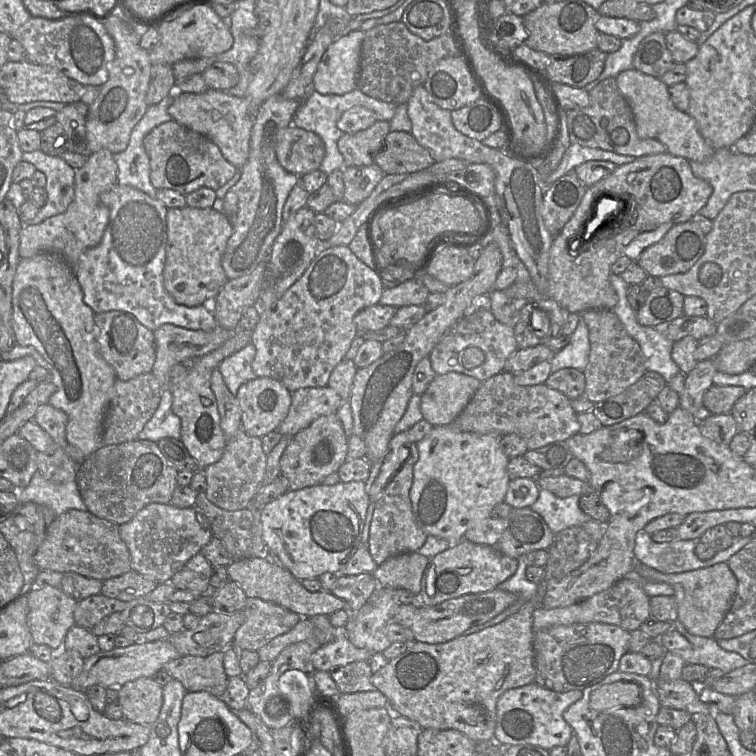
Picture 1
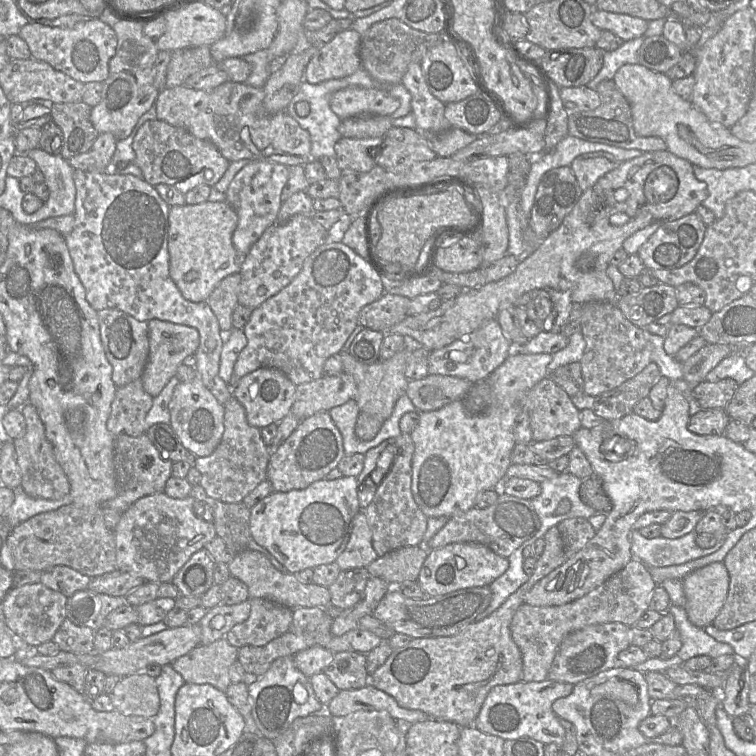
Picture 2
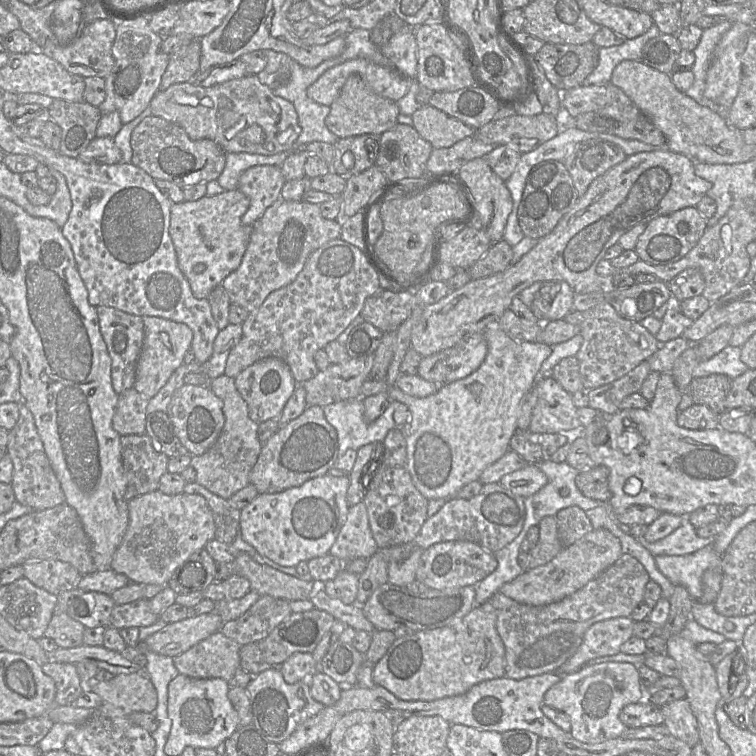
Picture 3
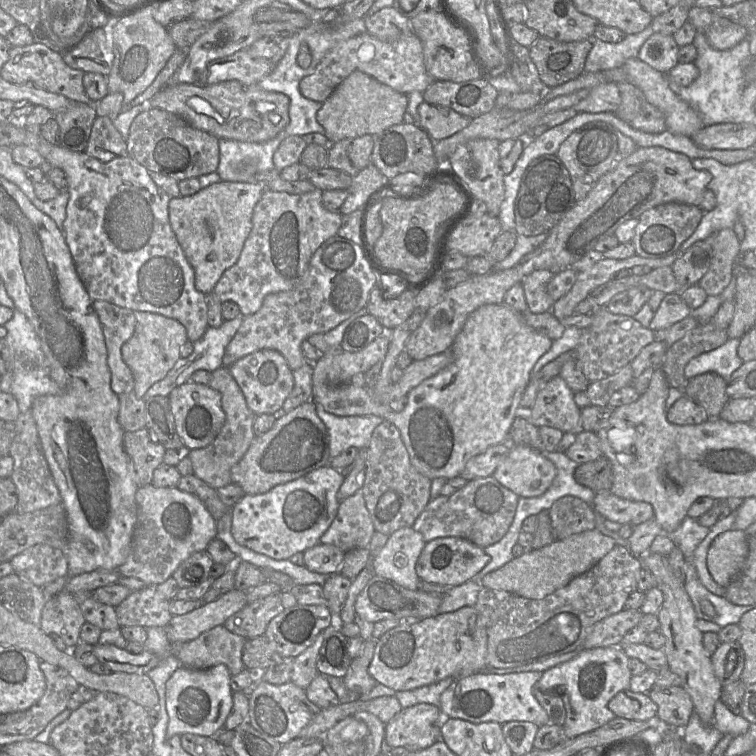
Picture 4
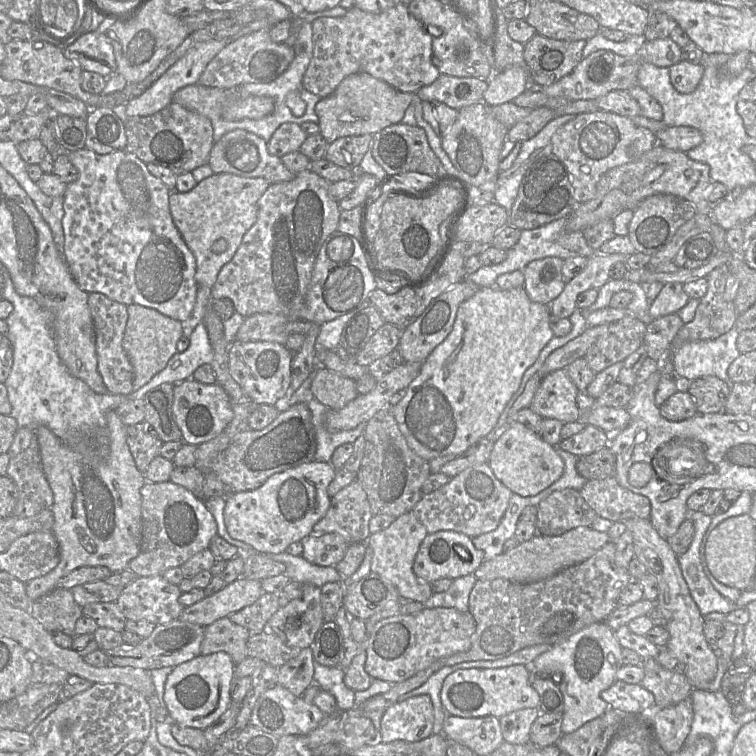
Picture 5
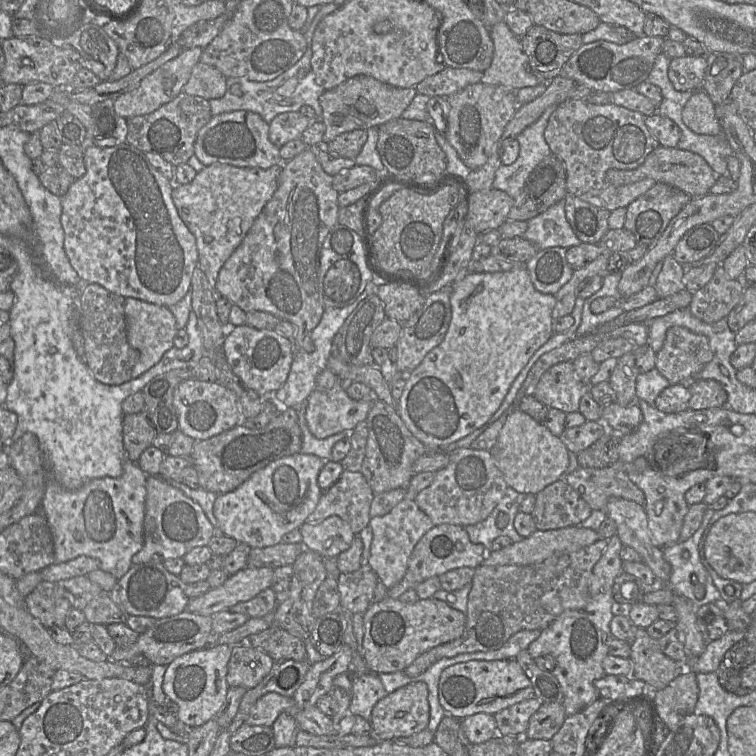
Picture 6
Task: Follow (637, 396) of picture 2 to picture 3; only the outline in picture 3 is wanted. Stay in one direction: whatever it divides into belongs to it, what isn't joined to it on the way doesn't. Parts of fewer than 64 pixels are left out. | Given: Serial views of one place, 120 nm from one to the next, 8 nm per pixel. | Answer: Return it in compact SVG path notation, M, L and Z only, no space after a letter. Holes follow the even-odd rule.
M647 360L623 377L588 391L589 406L602 414L612 415L619 411L619 404L627 396L640 391L646 377L651 372Z

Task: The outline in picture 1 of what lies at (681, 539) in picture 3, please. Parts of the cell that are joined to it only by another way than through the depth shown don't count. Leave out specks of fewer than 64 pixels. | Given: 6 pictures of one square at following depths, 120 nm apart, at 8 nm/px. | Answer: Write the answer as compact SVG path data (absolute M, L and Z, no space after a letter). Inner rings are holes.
M644 530L636 534L634 555L638 564L654 568L662 573L680 573L710 567L717 563L728 562L729 558L740 551L752 539L752 536L735 540L732 545L718 551L711 559L701 560L695 553L700 540L674 540L657 543Z

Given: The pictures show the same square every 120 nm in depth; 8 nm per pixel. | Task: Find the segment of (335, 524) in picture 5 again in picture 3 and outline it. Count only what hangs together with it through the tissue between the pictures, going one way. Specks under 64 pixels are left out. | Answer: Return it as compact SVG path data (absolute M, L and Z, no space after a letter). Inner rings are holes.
M364 502L350 506L347 519L329 553L345 562L355 558L368 559L378 550Z

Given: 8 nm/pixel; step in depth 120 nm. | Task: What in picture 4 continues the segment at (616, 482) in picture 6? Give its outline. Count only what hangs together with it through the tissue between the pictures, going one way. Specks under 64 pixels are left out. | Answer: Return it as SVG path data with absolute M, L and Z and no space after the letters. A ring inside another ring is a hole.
M610 490L595 494L592 507L606 519L636 526L654 519L651 504L642 501L630 501L614 495Z

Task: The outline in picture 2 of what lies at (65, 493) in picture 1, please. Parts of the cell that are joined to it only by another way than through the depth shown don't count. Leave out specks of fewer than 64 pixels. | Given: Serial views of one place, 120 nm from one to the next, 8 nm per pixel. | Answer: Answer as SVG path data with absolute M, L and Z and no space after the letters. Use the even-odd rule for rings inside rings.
M16 489L16 497L9 509L5 511L1 520L11 527L43 512L58 509L61 506L73 503L73 498L68 493L64 497L56 500L43 498L33 498L22 489Z

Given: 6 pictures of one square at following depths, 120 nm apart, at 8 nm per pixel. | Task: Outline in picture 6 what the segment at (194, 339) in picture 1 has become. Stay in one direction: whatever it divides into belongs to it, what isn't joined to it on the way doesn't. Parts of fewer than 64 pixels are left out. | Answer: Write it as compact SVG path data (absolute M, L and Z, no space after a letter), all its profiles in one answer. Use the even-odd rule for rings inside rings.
M125 298L125 320L128 343L138 353L132 369L132 379L135 379L156 365L164 353L174 347L173 340L178 329L174 315L166 306L135 298Z

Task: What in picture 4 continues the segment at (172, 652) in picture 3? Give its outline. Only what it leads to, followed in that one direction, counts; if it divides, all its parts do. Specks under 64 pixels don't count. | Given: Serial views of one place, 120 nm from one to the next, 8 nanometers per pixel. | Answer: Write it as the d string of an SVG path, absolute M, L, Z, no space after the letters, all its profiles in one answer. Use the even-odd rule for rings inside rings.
M234 588L213 602L186 614L173 616L165 626L167 638L174 646L192 641L202 633L224 625L230 616L242 610L247 604L246 591Z

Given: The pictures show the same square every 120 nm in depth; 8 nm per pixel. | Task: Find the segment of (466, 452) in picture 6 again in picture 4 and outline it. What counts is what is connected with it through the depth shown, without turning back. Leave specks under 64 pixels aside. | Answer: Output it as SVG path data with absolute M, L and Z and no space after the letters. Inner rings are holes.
M493 476L477 478L468 483L452 495L440 495L436 499L431 499L423 512L416 519L413 528L419 532L425 542L429 542L440 537L459 537L469 540L482 549L500 541L508 532L520 497L501 485Z

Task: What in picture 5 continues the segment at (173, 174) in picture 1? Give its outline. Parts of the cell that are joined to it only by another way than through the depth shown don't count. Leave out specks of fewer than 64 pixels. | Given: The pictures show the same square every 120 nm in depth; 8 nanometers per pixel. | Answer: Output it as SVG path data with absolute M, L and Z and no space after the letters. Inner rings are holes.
M174 102L150 116L129 118L125 122L125 131L125 150L136 155L145 164L163 166L177 176L208 164L214 144L211 120Z

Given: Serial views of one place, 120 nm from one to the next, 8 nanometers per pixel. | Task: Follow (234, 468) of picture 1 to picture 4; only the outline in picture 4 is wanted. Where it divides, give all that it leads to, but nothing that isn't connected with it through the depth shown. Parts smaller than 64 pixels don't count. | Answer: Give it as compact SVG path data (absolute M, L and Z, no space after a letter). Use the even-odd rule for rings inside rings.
M221 366L211 372L207 385L221 394L225 423L212 443L204 448L191 450L189 458L194 475L214 489L219 489L232 483L231 469L242 459L255 438L253 422L256 415L248 408L244 395L228 368Z

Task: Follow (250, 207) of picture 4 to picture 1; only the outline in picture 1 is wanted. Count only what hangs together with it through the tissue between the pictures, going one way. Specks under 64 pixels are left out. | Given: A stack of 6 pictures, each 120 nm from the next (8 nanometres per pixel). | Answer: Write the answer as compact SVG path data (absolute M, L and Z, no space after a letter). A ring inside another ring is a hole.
M169 208L166 215L167 243L163 285L177 304L195 307L210 302L227 278L221 259L232 226L227 216L214 208Z

